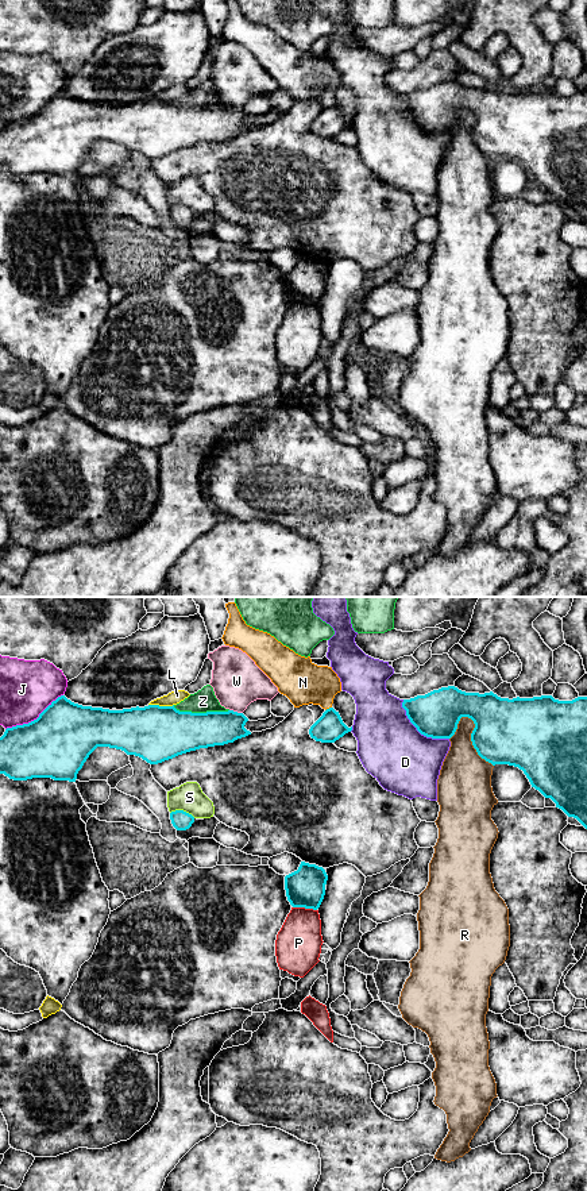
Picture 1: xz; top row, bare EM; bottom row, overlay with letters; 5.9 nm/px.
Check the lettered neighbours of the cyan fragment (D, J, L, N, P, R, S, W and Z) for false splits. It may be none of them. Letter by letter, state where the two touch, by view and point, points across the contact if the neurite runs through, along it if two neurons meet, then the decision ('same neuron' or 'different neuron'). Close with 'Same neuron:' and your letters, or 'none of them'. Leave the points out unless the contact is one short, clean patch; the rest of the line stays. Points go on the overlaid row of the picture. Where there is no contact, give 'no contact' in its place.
D: contact xz (418, 731); different neuron
J: contact xz (34, 720); different neuron
L: contact xz (161, 706); different neuron
N: contact xz (329, 708); different neuron
P: contact xz (305, 908); border xz (293, 906), (316, 910); different neuron
R: contact xz (471, 740); different neuron
S: contact xz (182, 810); different neuron
W: contact xz (236, 712); different neuron
Z: contact xz (201, 713); different neuron
Same neuron: none of them

